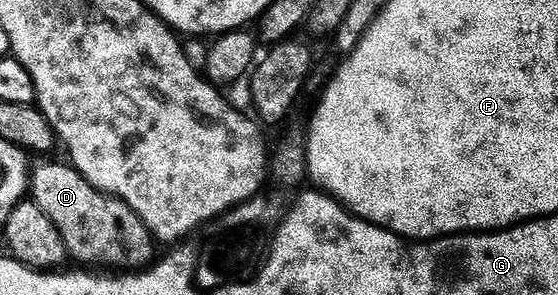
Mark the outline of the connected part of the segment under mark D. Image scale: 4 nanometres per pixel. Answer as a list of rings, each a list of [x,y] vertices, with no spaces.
[[[49,162],[31,172],[31,198],[58,229],[68,253],[81,264],[102,262],[102,267],[117,268],[117,258],[129,254],[132,260],[141,250],[155,250],[155,239],[135,211],[117,197],[93,187],[72,165]]]

